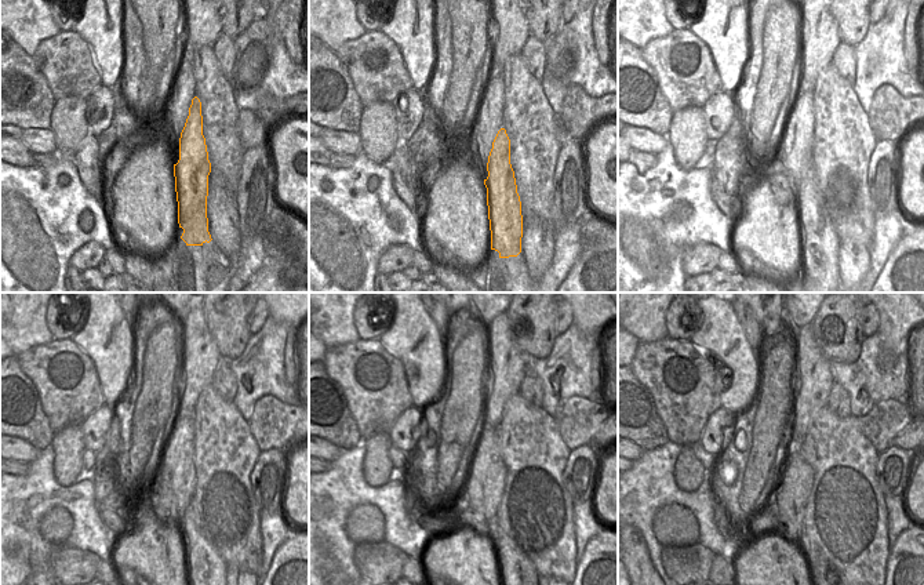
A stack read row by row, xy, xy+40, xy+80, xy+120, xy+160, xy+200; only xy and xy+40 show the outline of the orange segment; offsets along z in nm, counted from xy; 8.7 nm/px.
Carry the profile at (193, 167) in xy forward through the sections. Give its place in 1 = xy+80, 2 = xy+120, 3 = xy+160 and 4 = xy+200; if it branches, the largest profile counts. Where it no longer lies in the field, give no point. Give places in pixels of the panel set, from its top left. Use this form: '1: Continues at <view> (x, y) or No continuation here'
1: Continues at xy+80 (818, 239)
2: Continues at xy+120 (202, 556)
3: Continues at xy+160 (521, 573)
4: Continues at xy+200 (826, 573)

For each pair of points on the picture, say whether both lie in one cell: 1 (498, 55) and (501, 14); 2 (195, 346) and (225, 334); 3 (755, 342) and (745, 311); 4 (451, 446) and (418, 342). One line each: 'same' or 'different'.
1: same
2: different
3: same
4: different

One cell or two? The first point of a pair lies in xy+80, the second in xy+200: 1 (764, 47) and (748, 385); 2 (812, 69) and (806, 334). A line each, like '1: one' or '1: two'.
1: two
2: one

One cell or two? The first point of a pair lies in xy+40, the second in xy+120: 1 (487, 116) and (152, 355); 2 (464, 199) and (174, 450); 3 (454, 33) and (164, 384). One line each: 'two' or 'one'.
1: two
2: two
3: one

